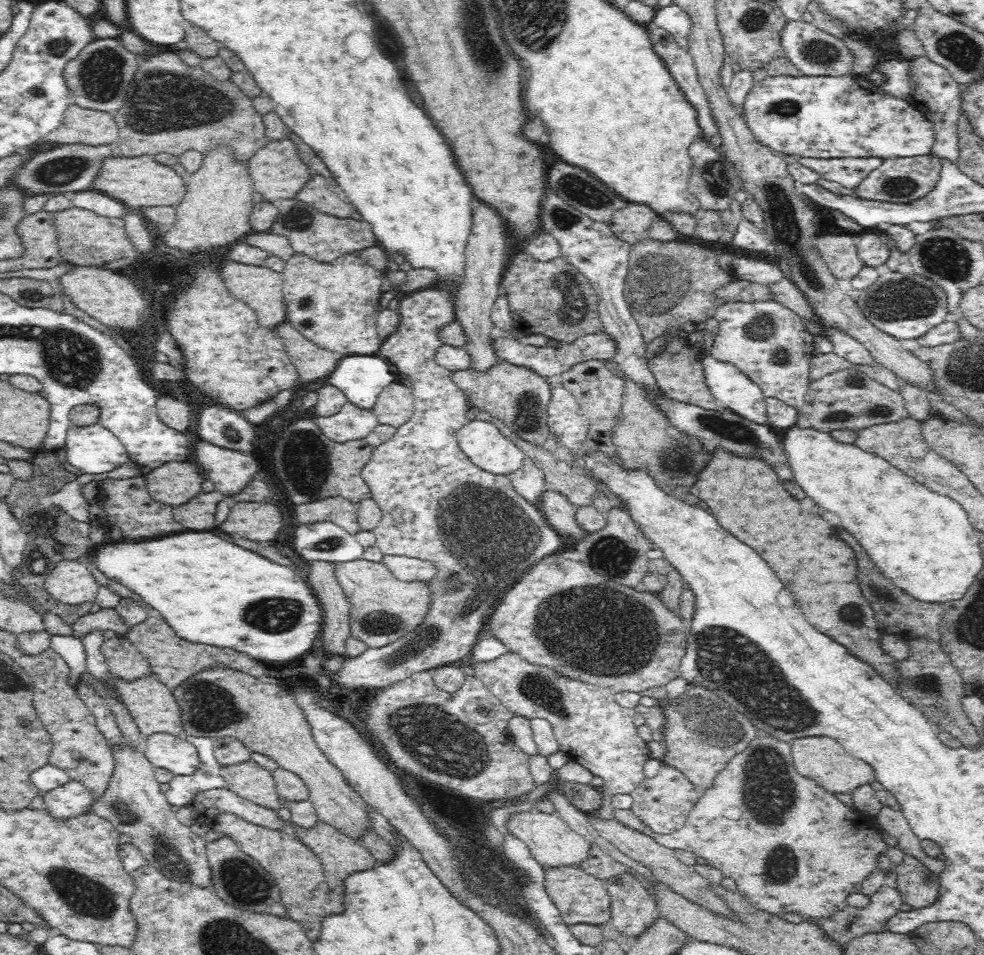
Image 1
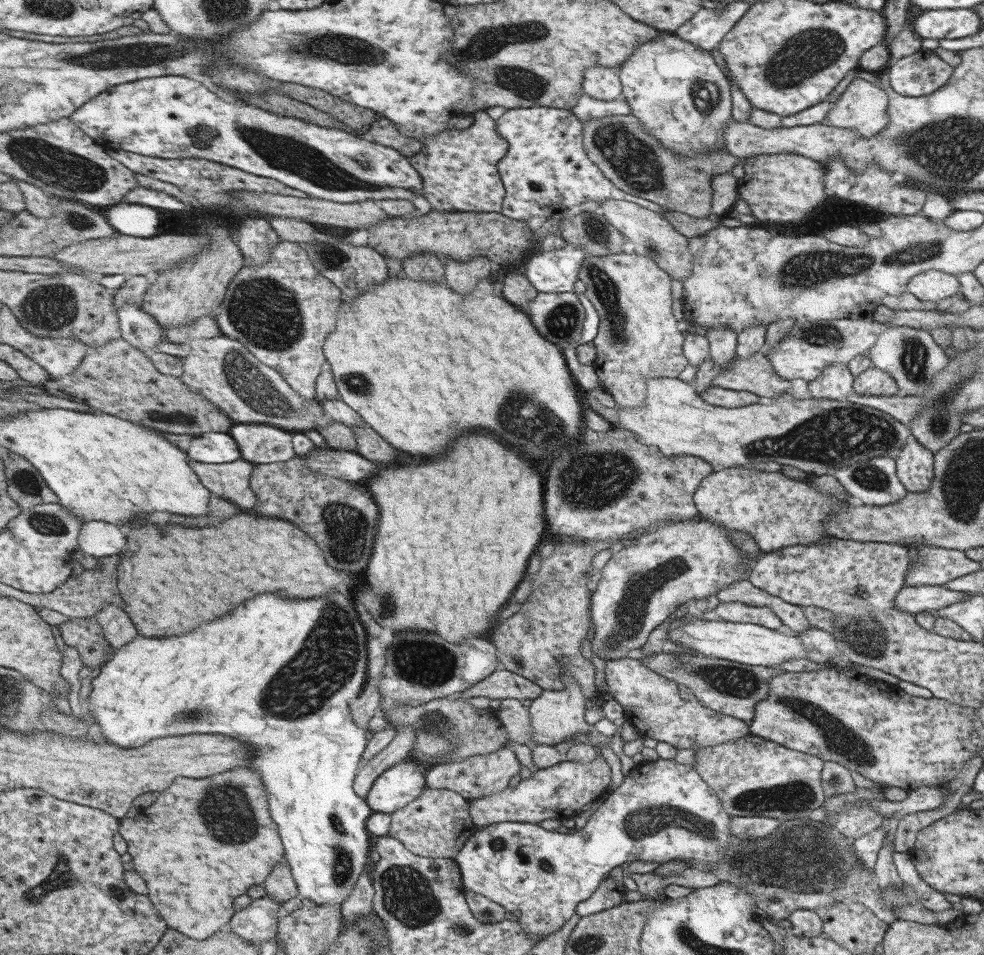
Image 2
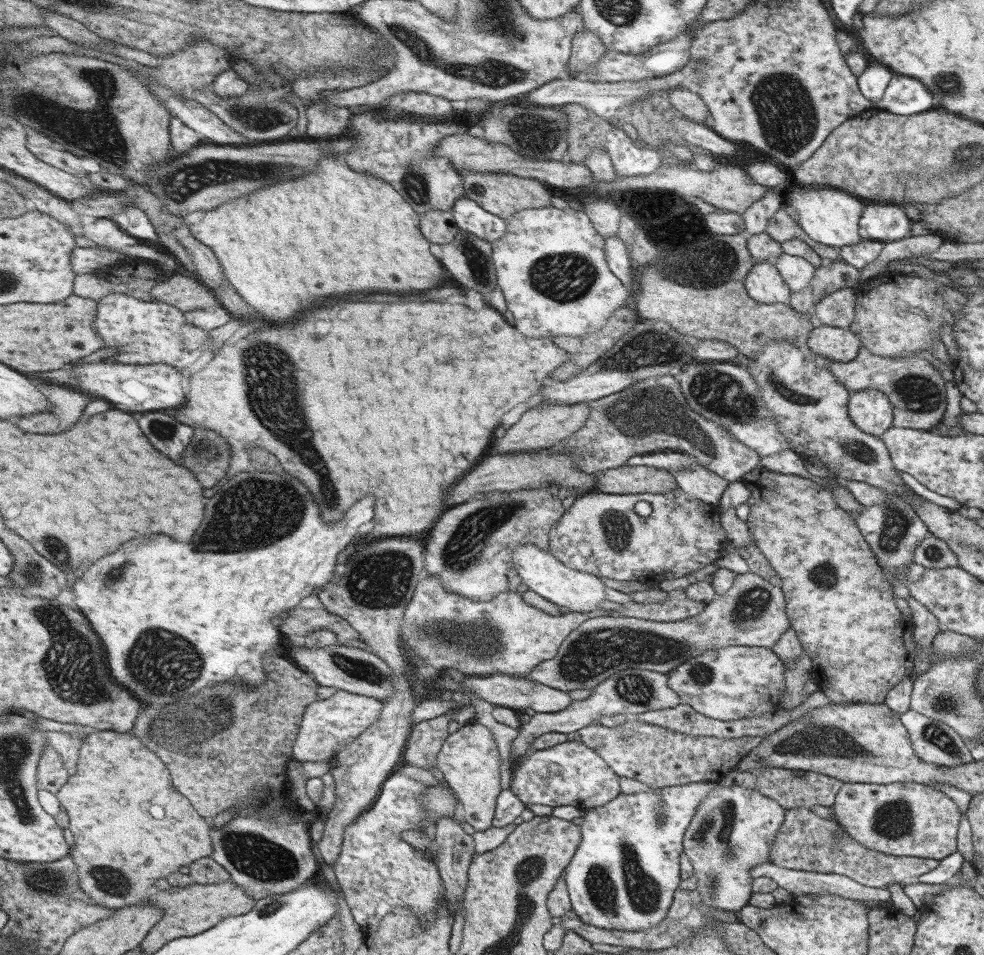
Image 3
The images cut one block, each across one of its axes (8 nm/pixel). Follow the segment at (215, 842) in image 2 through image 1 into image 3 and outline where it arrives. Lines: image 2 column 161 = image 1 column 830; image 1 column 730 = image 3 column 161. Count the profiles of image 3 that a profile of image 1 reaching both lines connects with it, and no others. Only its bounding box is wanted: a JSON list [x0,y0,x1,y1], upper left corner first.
[57,732,215,910]

